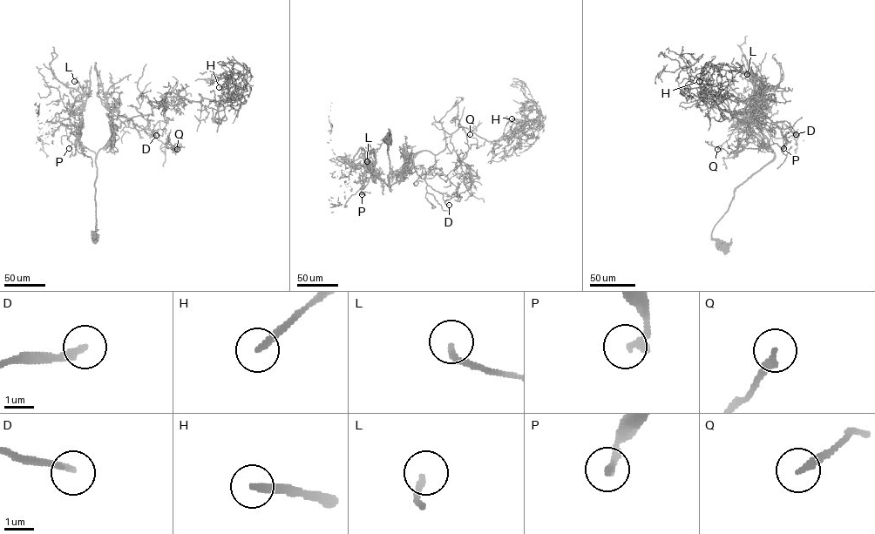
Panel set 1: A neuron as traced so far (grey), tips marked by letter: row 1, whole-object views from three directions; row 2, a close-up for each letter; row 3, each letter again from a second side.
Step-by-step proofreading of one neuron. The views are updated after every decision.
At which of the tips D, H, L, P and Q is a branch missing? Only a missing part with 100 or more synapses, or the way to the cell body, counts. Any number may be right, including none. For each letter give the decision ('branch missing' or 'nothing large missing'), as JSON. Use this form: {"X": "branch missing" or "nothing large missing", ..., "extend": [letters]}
{"D": "branch missing", "H": "branch missing", "L": "nothing large missing", "P": "nothing large missing", "Q": "nothing large missing", "extend": ["D", "H"]}

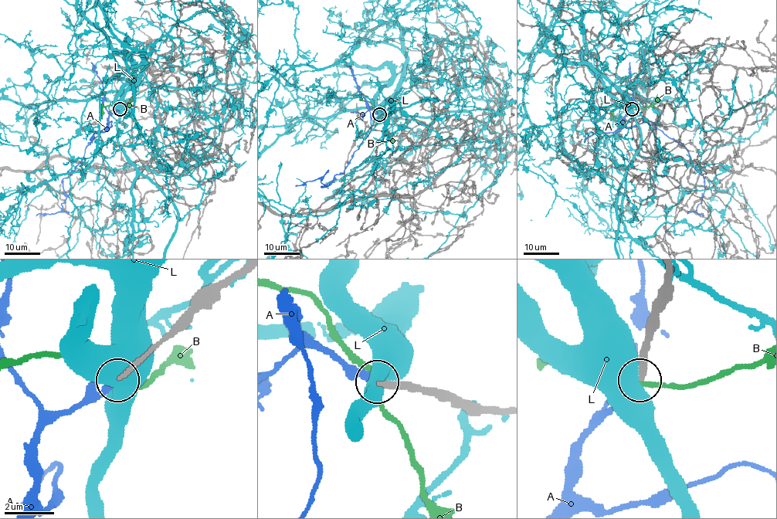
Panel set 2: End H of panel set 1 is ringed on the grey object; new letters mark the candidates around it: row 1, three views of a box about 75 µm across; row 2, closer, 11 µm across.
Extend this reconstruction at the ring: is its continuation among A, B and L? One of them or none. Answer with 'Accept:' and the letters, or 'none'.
Accept: A

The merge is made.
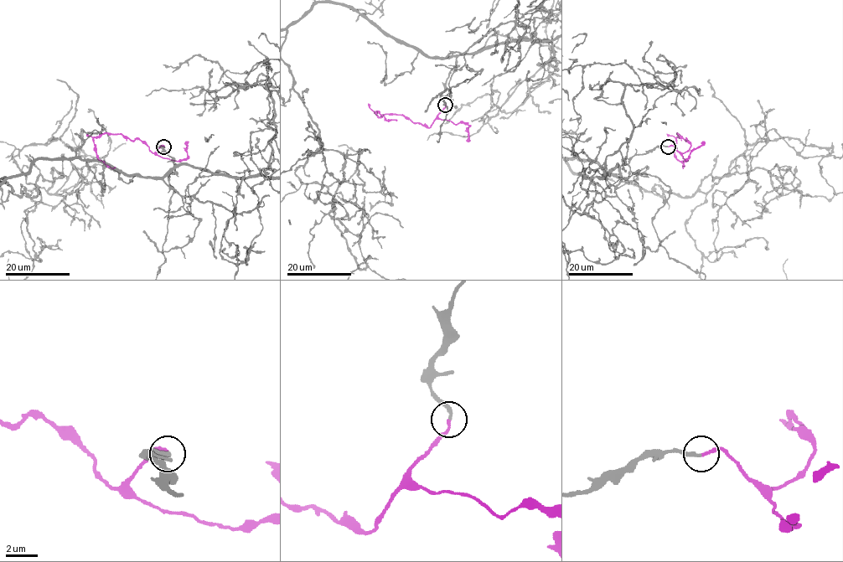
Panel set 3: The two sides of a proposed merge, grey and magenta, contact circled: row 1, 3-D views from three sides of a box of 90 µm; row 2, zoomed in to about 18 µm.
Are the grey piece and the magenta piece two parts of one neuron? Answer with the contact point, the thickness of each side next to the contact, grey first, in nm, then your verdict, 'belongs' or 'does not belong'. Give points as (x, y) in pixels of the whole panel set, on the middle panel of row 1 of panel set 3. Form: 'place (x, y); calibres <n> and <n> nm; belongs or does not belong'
place (445, 105); calibres 220 and 180 nm; belongs

